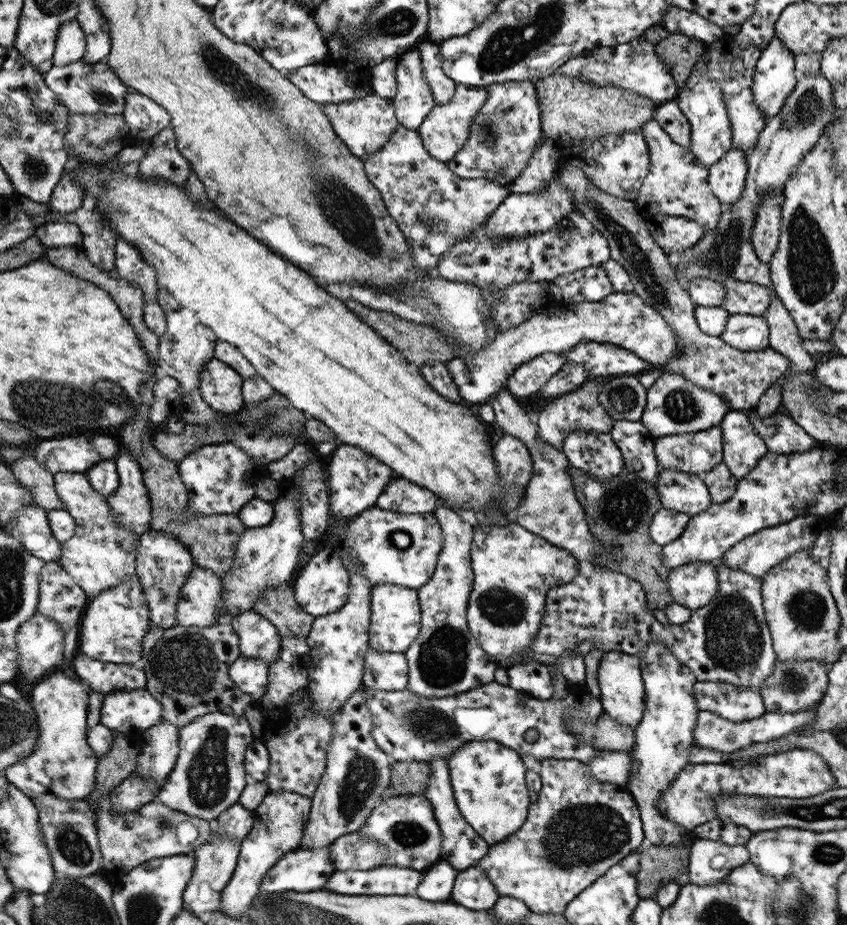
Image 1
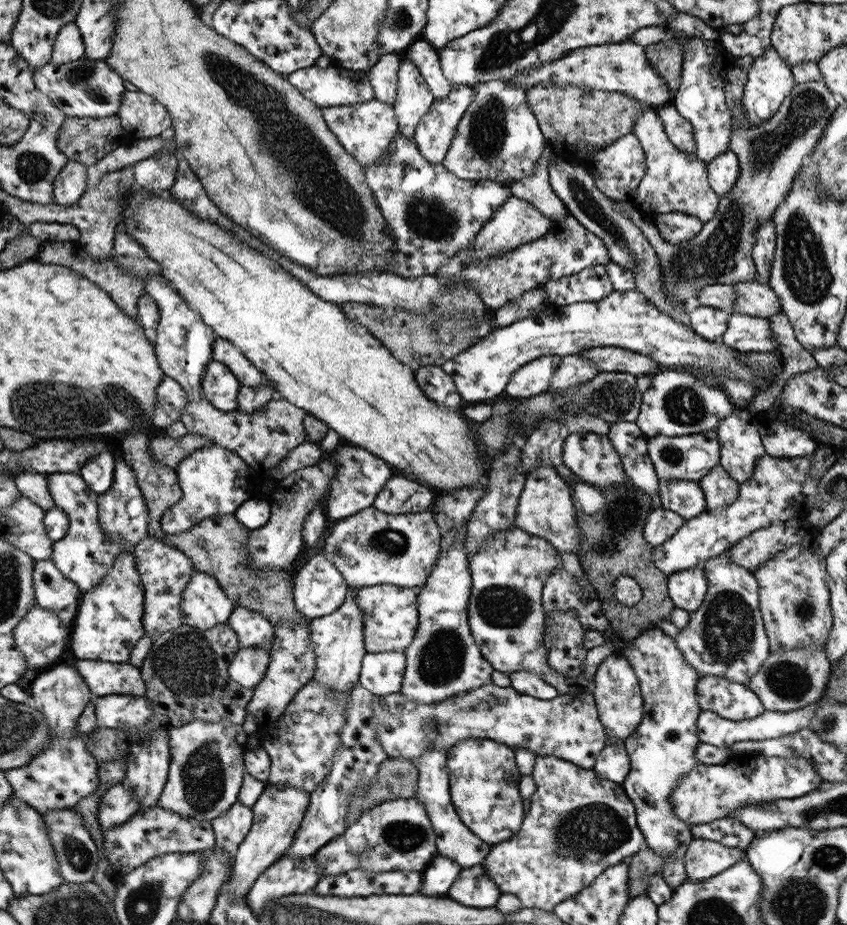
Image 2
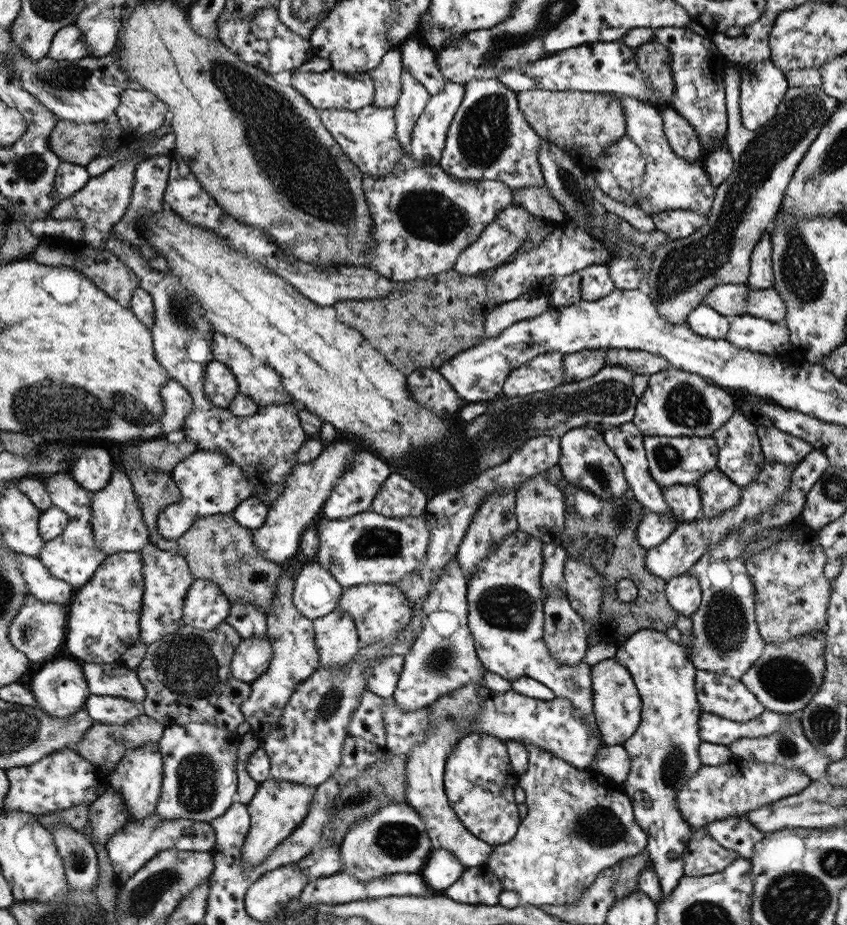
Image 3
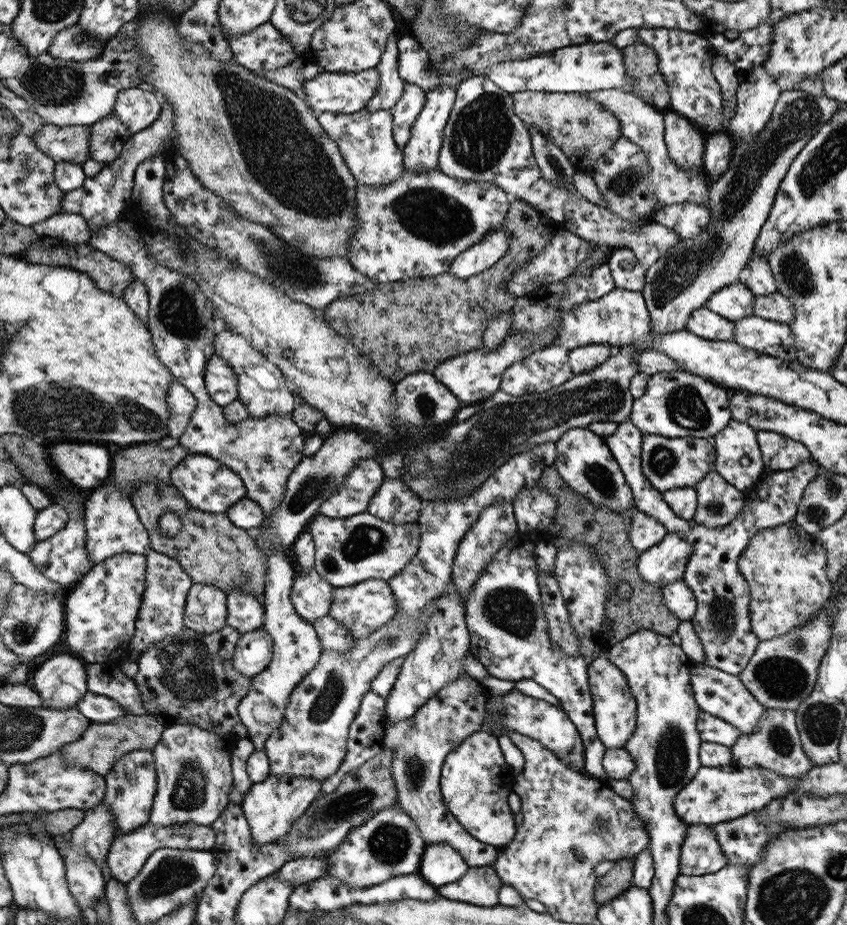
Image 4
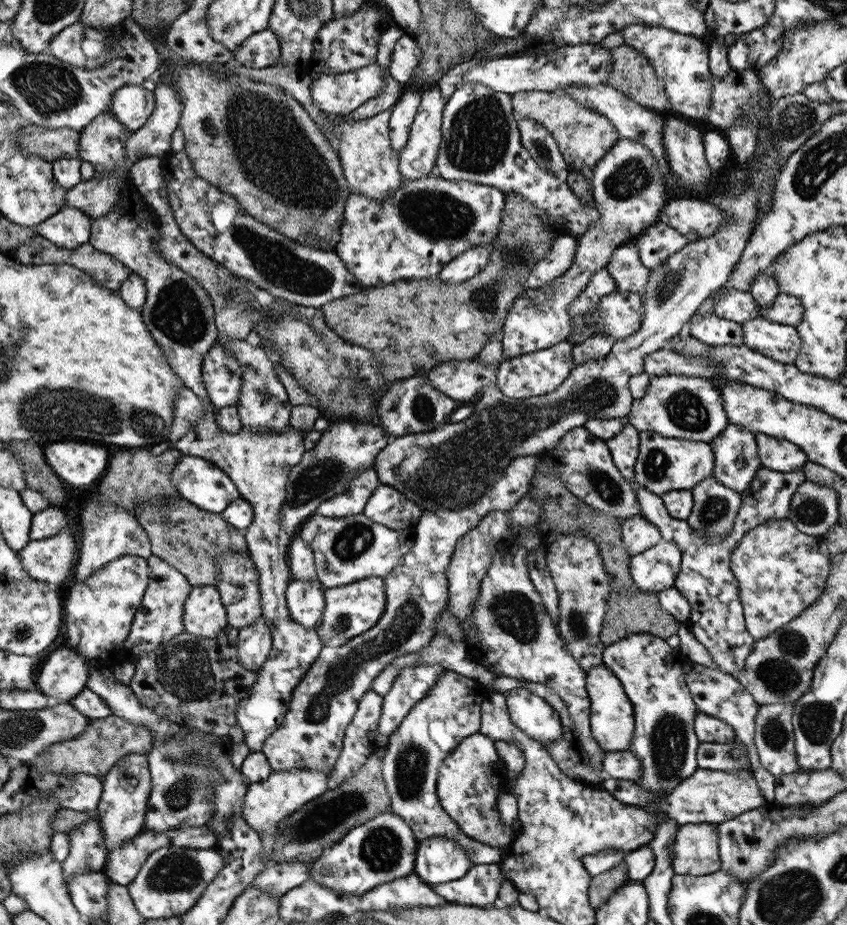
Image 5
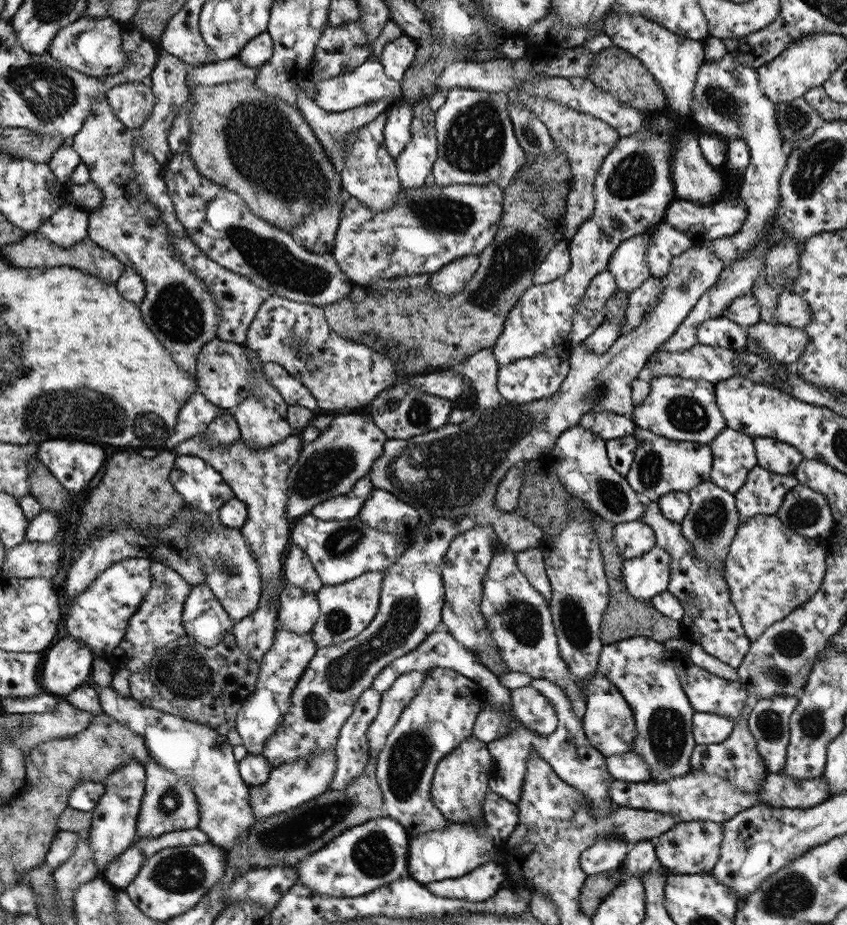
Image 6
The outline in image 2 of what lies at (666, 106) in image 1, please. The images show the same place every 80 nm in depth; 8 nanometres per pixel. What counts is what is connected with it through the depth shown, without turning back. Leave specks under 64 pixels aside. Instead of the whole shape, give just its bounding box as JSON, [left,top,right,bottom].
[657,102,696,154]

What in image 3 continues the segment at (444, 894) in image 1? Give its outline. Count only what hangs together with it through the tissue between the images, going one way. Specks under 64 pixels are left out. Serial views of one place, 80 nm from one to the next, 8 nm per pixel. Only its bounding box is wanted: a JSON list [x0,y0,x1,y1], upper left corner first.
[420,850,466,894]

